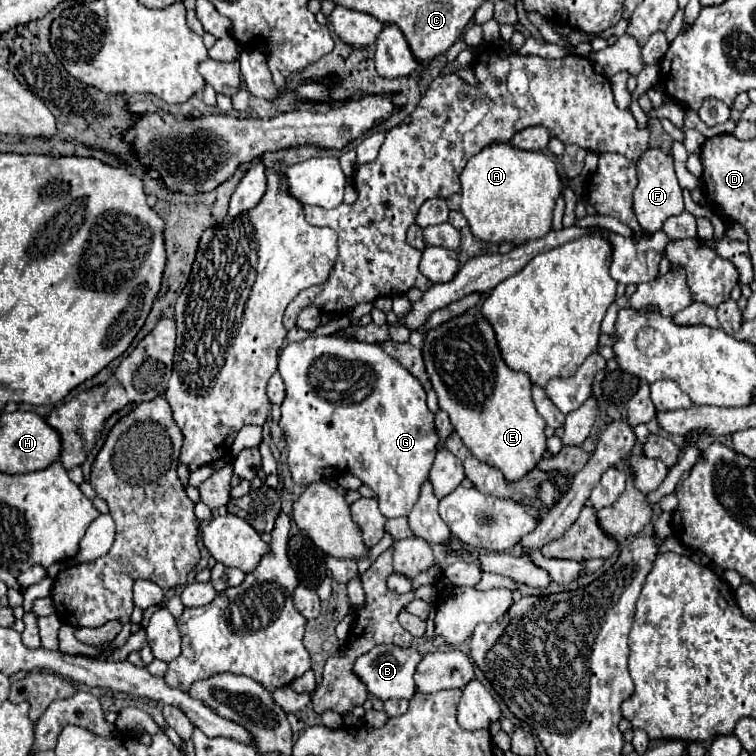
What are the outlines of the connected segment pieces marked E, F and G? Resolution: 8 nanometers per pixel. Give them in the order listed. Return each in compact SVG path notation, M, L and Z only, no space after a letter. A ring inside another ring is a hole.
M467 313L459 315L455 319L449 319L447 323L439 325L437 329L431 329L425 333L423 359L425 359L425 367L427 367L431 385L439 397L439 407L449 413L451 425L457 431L457 435L463 439L465 447L481 463L501 469L501 473L507 481L523 479L523 475L527 475L541 461L543 453L547 451L545 421L537 413L537 409L531 401L533 385L531 385L529 375L515 373L503 363L491 325L483 317L473 317Z
M661 149L643 151L637 161L637 177L639 177L639 183L633 191L633 209L643 231L655 233L661 229L667 217L679 215L685 209L683 193L681 193L681 187L677 183L677 175L673 169L673 157L669 153L663 153Z
M339 335L307 337L297 343L287 343L279 355L279 373L285 381L285 401L281 403L279 425L289 451L289 469L295 485L311 485L323 481L323 469L333 467L337 473L359 477L379 499L379 509L387 519L405 517L419 499L421 485L427 481L433 465L439 435L435 431L435 415L425 403L425 389L397 359L391 359L383 349ZM343 343L353 343L345 355L343 373Z

